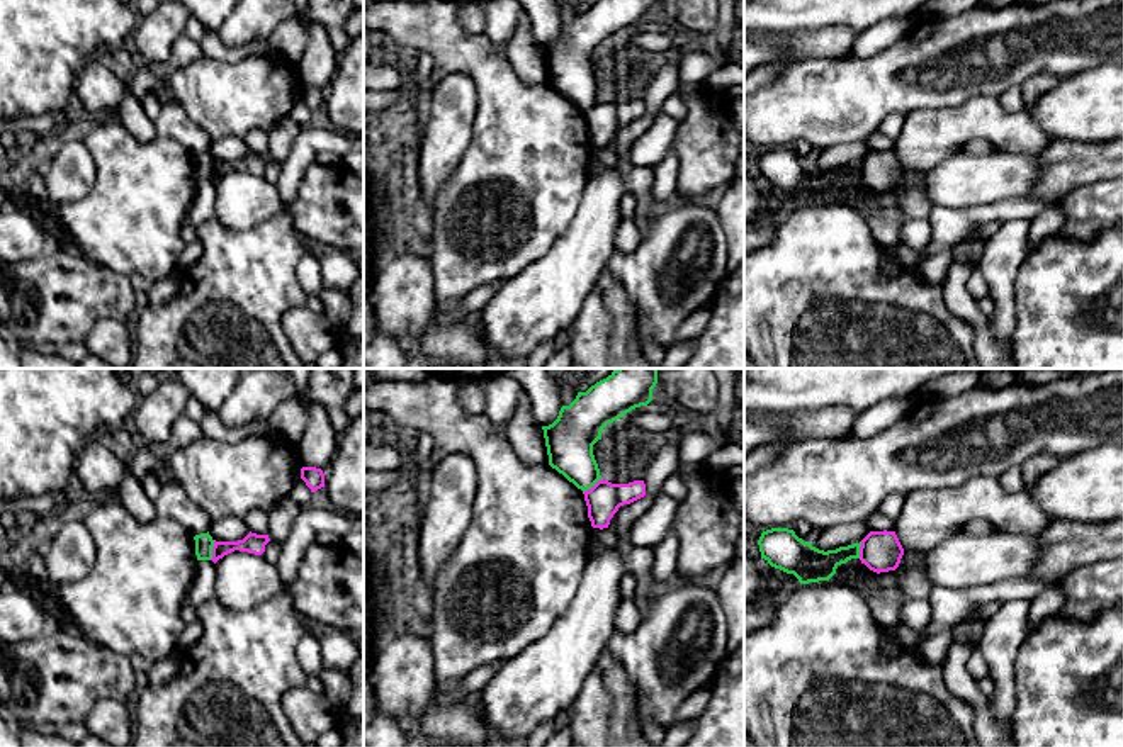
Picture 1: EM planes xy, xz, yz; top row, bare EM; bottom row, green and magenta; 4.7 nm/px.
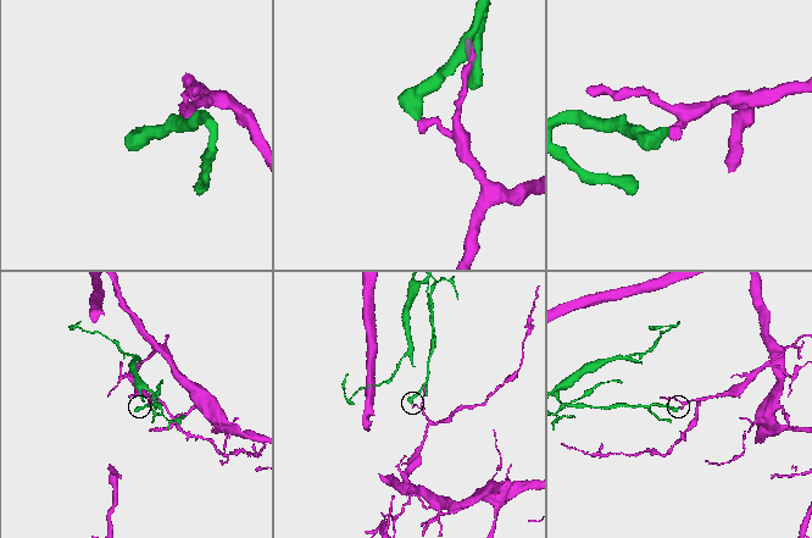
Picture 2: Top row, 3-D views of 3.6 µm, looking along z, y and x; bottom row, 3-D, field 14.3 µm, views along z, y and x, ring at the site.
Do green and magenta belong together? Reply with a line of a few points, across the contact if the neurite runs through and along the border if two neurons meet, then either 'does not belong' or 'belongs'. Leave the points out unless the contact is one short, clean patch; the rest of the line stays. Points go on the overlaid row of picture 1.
xy (214, 540), (209, 559) | does not belong

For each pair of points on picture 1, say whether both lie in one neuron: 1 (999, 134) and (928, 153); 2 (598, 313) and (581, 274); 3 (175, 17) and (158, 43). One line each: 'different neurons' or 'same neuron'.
1: same neuron
2: different neurons
3: same neuron

